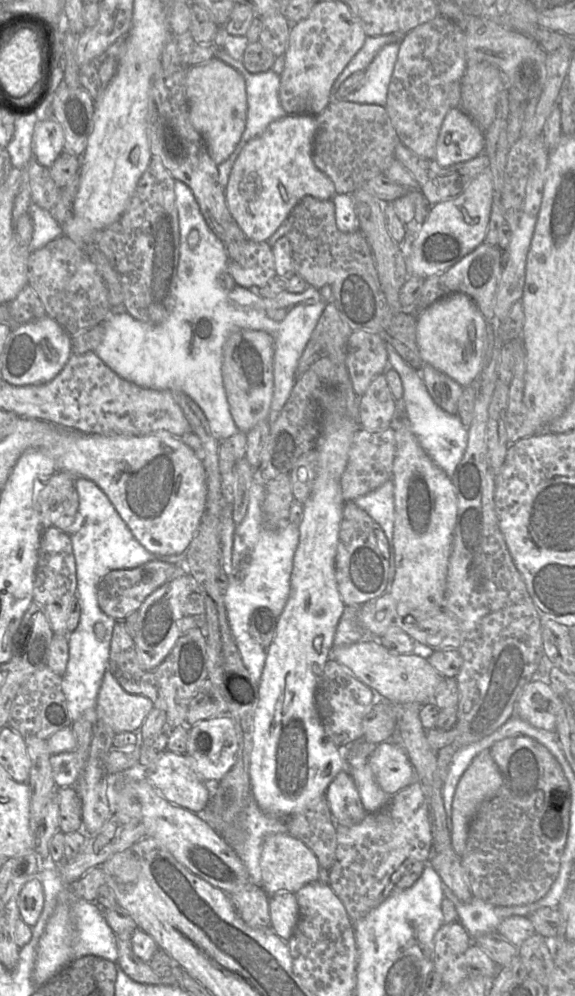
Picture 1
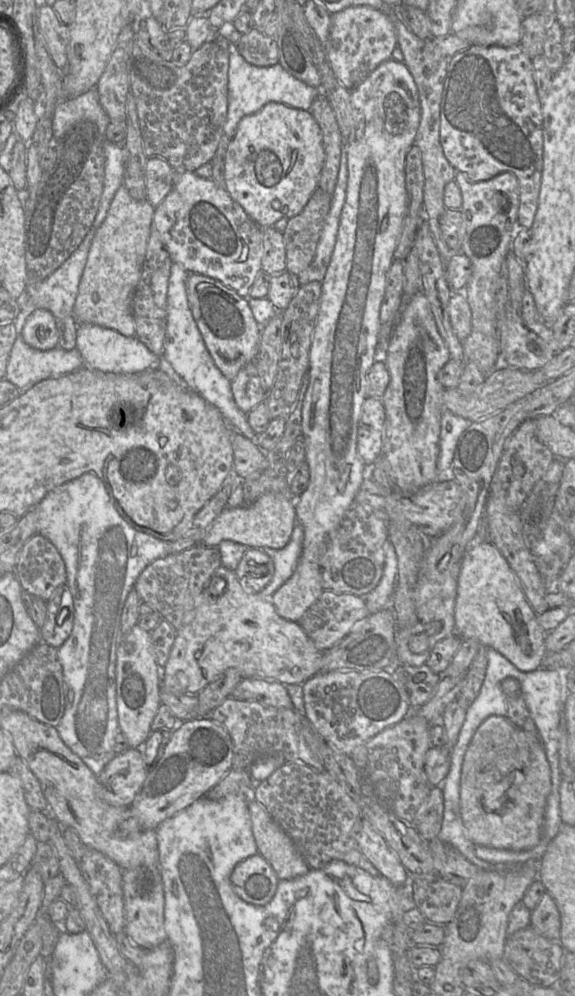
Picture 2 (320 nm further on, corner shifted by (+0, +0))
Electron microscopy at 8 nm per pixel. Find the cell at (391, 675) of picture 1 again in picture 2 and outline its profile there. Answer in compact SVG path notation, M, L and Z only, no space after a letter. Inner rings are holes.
M220 565L215 572L226 582L225 591L219 596L211 596L204 588L196 598L193 611L176 631L168 660L162 668L163 689L173 694L198 694L228 668L236 668L243 678L271 679L282 684L303 684L320 672L323 652L315 647L297 622L280 617L271 601L262 598L259 593L245 592L235 571Z

